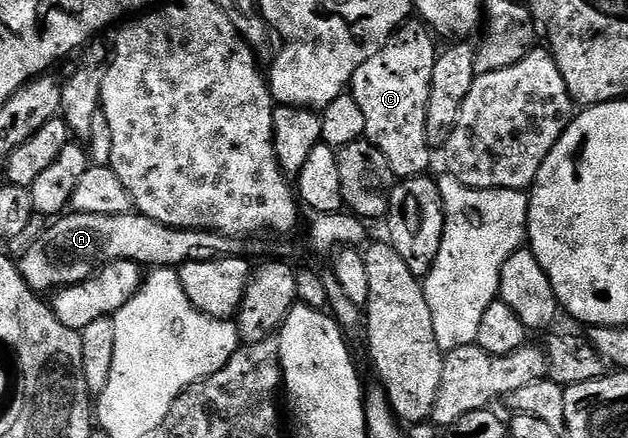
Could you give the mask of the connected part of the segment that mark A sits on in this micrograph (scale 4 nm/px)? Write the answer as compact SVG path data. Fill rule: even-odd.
M70 211L59 216L51 225L54 226L47 231L46 238L36 242L18 261L18 270L24 275L28 287L32 287L39 295L87 281L113 261L135 261L143 267L177 267L189 261L215 261L218 257L240 257L247 252L247 242L237 237L226 237L223 233L209 233L203 229L168 227L164 223L156 223L156 219L148 219L137 211L120 215L88 215Z

